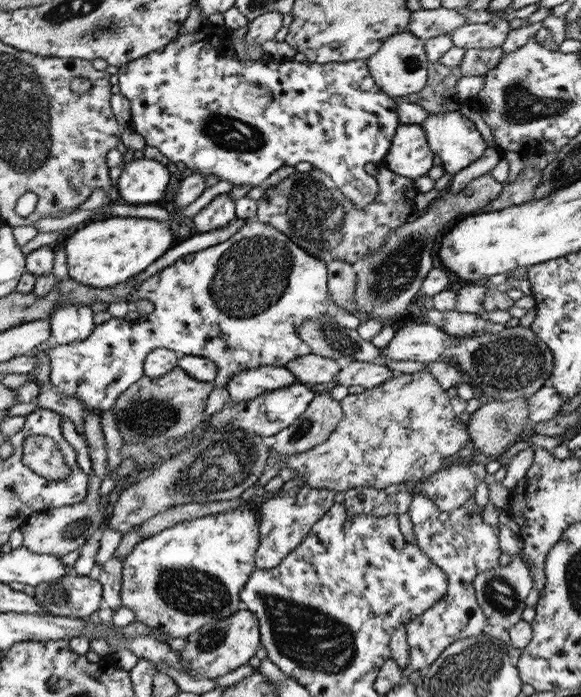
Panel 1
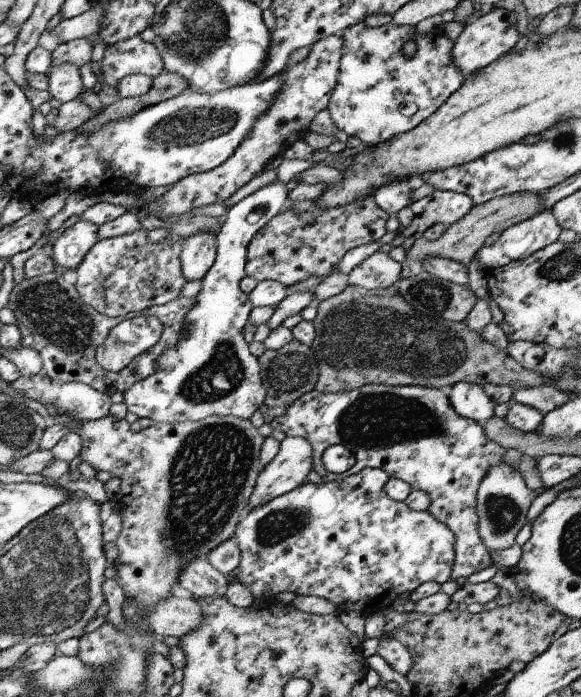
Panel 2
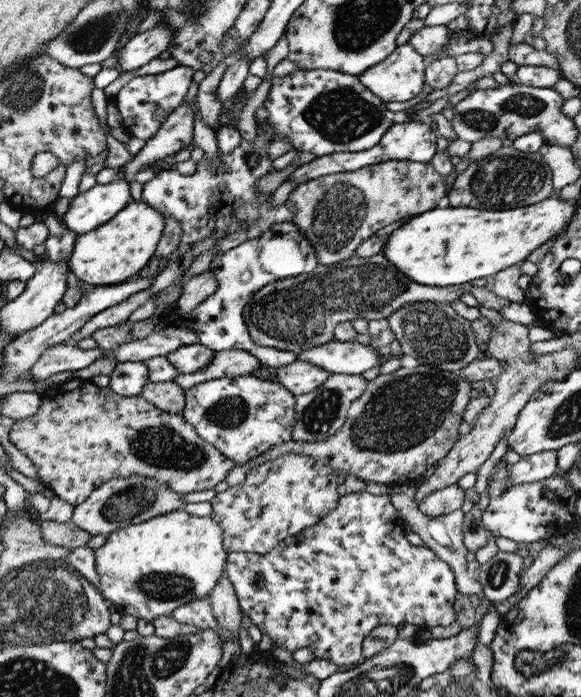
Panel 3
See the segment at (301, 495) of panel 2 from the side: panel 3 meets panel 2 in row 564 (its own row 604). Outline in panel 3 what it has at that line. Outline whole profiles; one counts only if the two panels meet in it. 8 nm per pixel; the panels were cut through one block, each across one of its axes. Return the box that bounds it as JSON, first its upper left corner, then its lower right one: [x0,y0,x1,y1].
[223,491,457,669]

